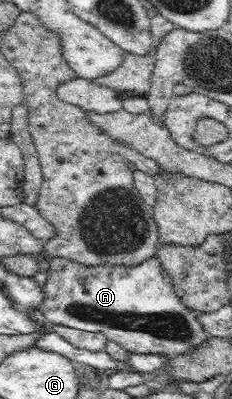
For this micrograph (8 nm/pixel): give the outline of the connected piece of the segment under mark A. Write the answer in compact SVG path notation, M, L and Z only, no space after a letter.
M54 257L46 271L47 282L43 287L40 309L50 324L101 333L108 341L119 343L130 354L160 354L174 358L198 348L210 337L200 325L198 313L184 305L175 293L170 276L158 257L148 258L136 266L86 266L63 257Z

